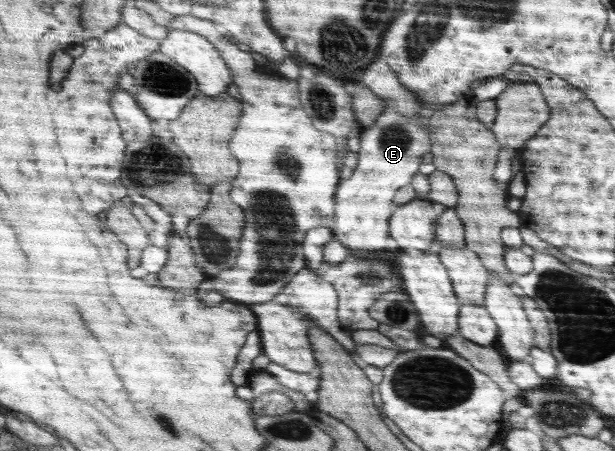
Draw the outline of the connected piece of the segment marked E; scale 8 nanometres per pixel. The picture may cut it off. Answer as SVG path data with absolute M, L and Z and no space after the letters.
M382 58L374 60L368 68L364 69L361 84L366 85L374 94L382 98L385 109L380 118L376 120L376 124L366 130L362 128L362 132L358 133L361 139L358 166L348 180L342 180L338 184L338 192L334 196L336 202L334 238L349 248L350 254L354 254L354 257L368 258L368 256L388 252L386 238L388 238L388 220L396 208L393 203L394 195L399 188L406 186L412 180L412 176L419 172L420 158L430 152L432 143L427 129L428 119L423 118L421 102L409 88L401 84L396 73L388 68L388 64Z

